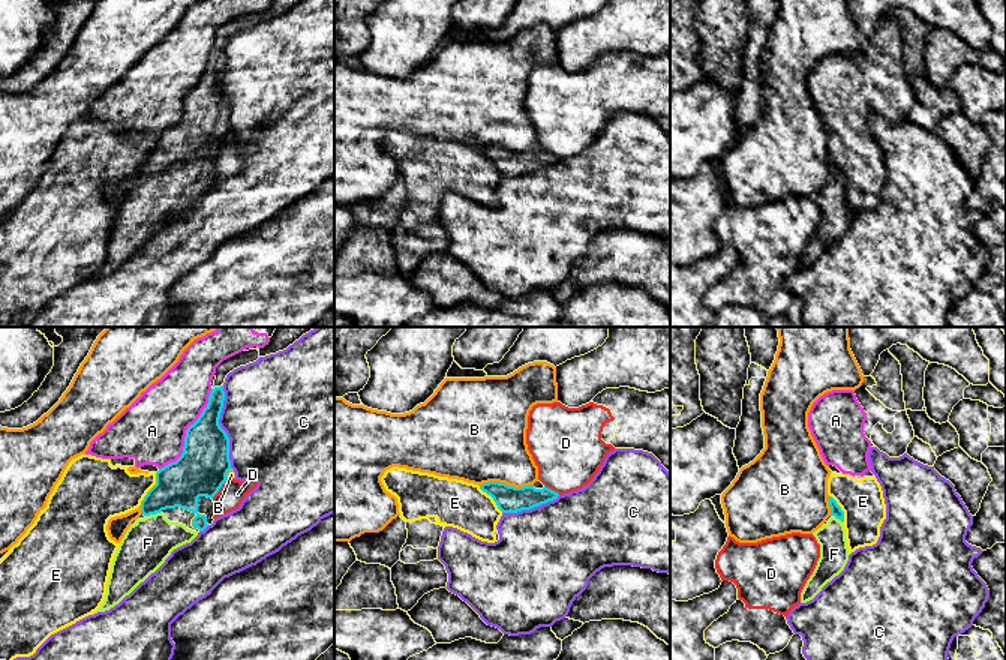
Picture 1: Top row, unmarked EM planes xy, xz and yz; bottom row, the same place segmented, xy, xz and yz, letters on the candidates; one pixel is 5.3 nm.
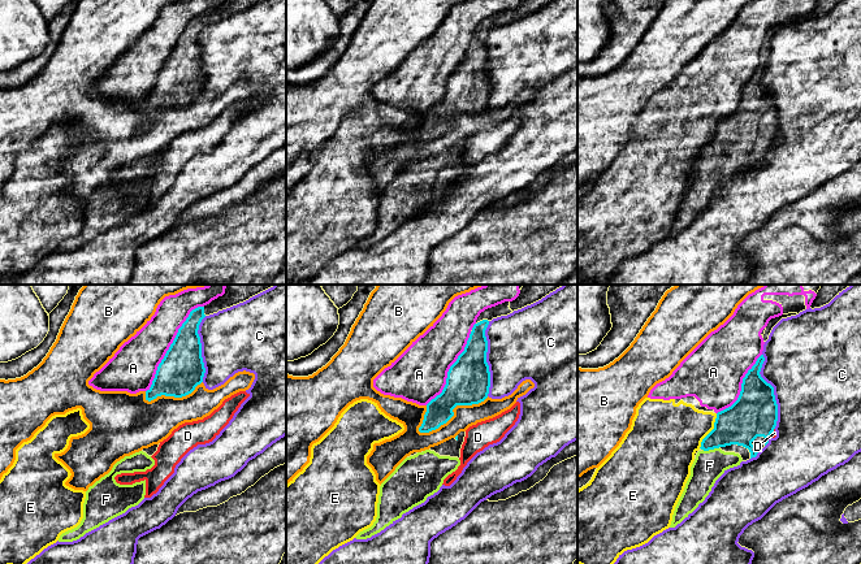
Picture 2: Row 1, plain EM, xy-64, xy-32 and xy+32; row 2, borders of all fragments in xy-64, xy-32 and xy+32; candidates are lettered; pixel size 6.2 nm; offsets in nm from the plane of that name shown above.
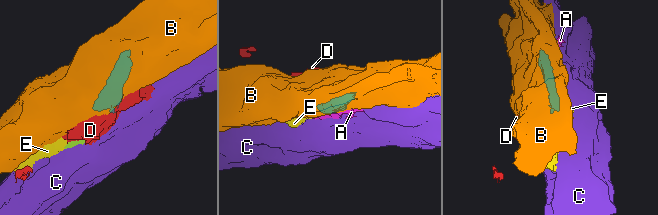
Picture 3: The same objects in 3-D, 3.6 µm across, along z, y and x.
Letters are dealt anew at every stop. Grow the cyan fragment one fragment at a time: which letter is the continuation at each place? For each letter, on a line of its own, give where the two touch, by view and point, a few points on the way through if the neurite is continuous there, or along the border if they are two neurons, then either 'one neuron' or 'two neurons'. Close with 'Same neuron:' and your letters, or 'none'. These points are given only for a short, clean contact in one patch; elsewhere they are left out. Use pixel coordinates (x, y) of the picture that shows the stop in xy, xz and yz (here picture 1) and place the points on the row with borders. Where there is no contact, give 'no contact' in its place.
A: contact xy (186, 432); two neurons
B: contact xz (505, 485); two neurons
C: contact xy (219, 426); two neurons
D: contact xy (219, 488); border xy (228, 480), (212, 498); two neurons
E: contact xy (150, 489); border xy (156, 473), (156, 482), (138, 506); two neurons
F: contact xy (153, 513); way xy (180, 483), (153, 513), (153, 537), (147, 543); one neuron
Same neuron: F

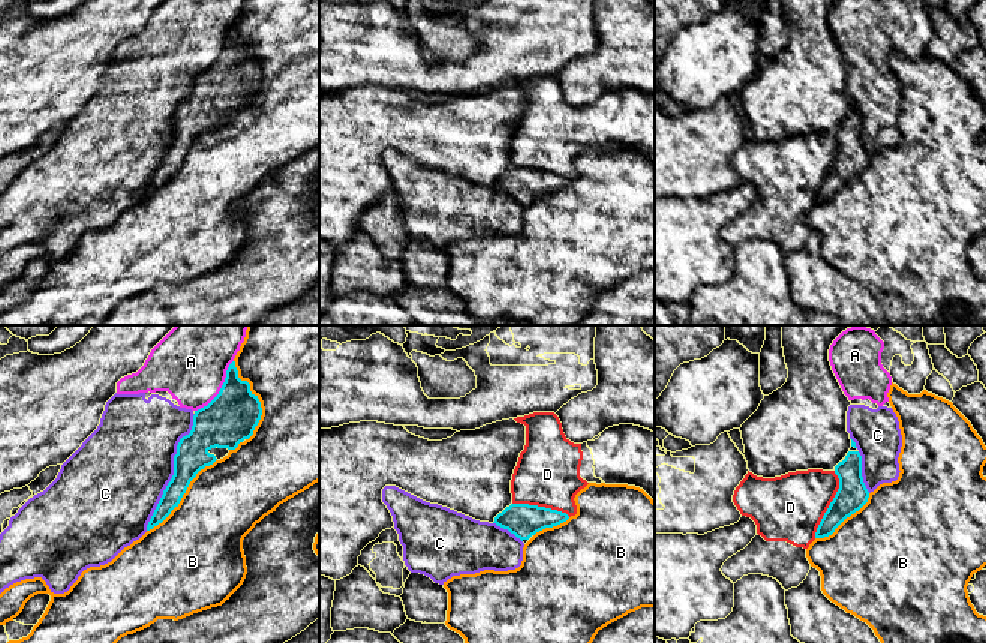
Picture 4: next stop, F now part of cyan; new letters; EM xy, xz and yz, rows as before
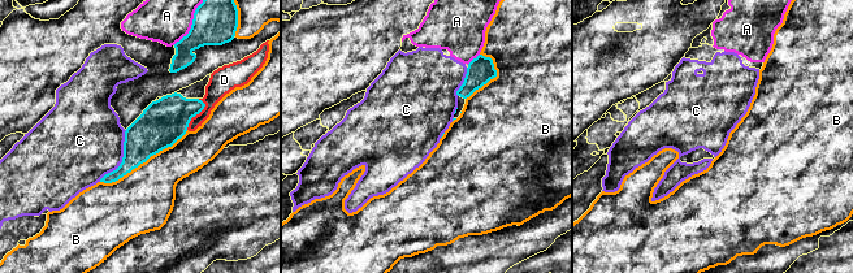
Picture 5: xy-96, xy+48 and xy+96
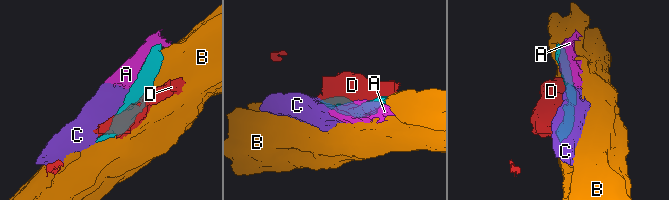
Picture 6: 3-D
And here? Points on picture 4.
A: contact xy (221, 388); two neurons
B: contact xy (258, 399); two neurons
C: contact xy (174, 471); two neurons
D: contact yz (830, 504); two neurons
Same neuron: none

